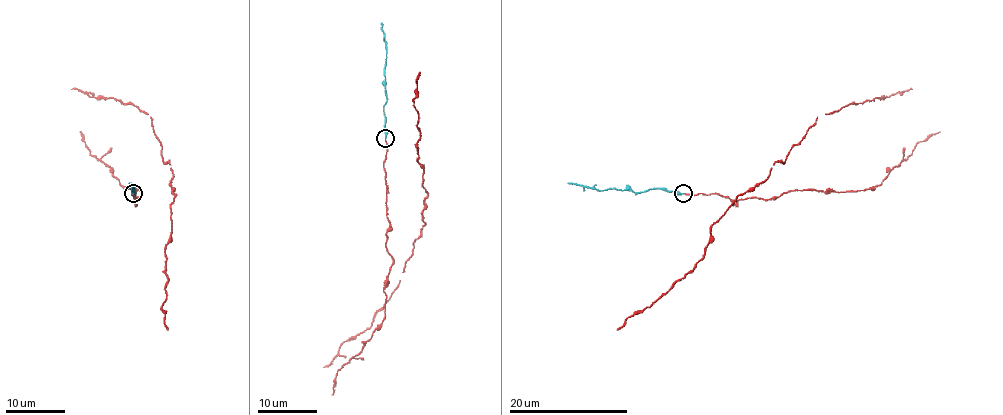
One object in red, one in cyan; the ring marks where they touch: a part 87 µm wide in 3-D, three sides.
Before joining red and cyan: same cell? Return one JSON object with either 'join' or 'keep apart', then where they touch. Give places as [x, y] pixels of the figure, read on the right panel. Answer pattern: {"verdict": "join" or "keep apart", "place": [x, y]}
{"verdict": "join", "place": [683, 193]}

